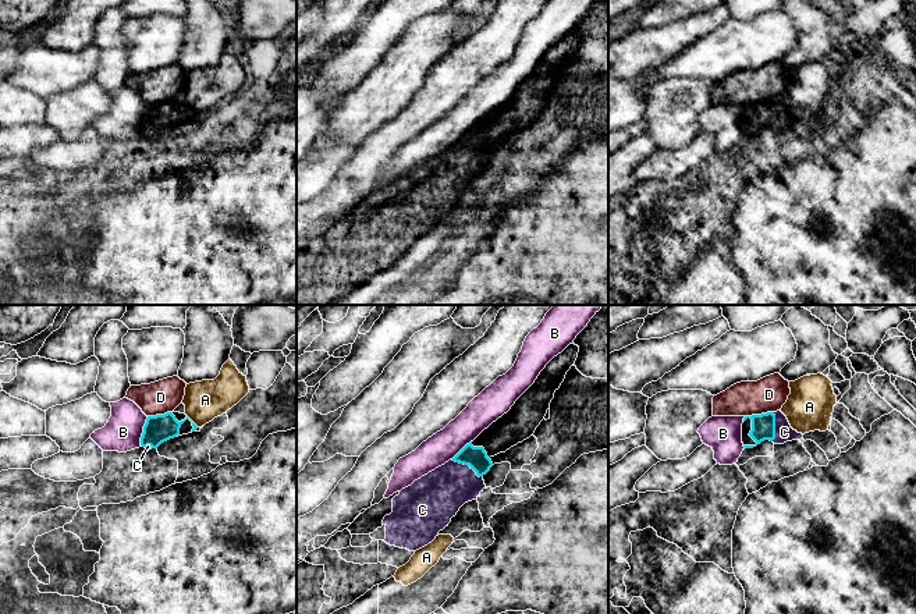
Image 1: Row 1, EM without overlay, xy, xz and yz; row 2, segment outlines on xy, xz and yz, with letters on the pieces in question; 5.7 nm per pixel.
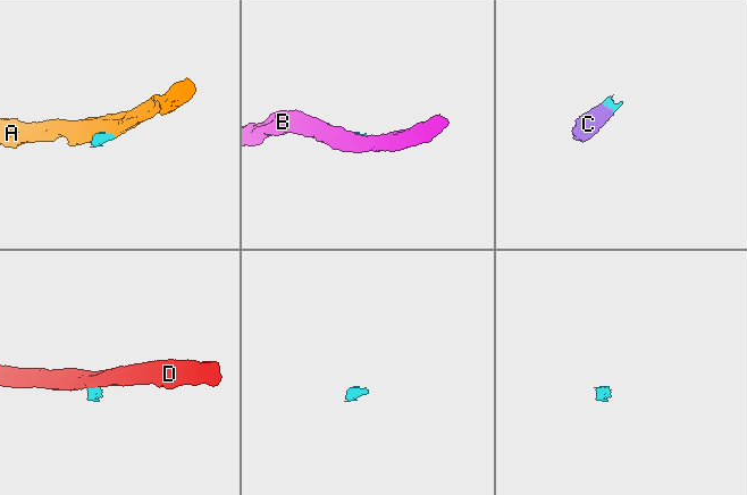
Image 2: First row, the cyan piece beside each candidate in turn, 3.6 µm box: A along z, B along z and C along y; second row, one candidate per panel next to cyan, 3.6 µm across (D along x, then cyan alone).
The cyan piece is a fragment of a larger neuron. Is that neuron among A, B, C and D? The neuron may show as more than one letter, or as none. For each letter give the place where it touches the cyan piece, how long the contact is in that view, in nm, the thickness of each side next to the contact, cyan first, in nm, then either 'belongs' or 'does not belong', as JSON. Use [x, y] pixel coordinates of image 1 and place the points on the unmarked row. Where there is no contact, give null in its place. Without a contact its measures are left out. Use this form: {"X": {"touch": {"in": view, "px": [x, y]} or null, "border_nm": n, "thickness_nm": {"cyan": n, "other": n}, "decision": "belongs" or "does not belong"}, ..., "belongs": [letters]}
{"A": {"touch": {"in": "xy", "px": [191, 109]}, "border_nm": 100, "thickness_nm": {"cyan": 160, "other": 220}, "decision": "does not belong"}, "B": {"touch": {"in": "xy", "px": [144, 120]}, "border_nm": 180, "thickness_nm": {"cyan": 160, "other": 220}, "decision": "does not belong"}, "C": {"touch": {"in": "xz", "px": [467, 152]}, "border_nm": 200, "thickness_nm": {"cyan": 120, "other": 280}, "decision": "belongs"}, "D": {"touch": {"in": "yz", "px": [759, 103]}, "border_nm": 170, "thickness_nm": {"cyan": 140, "other": 200}, "decision": "does not belong"}, "belongs": ["C"]}

